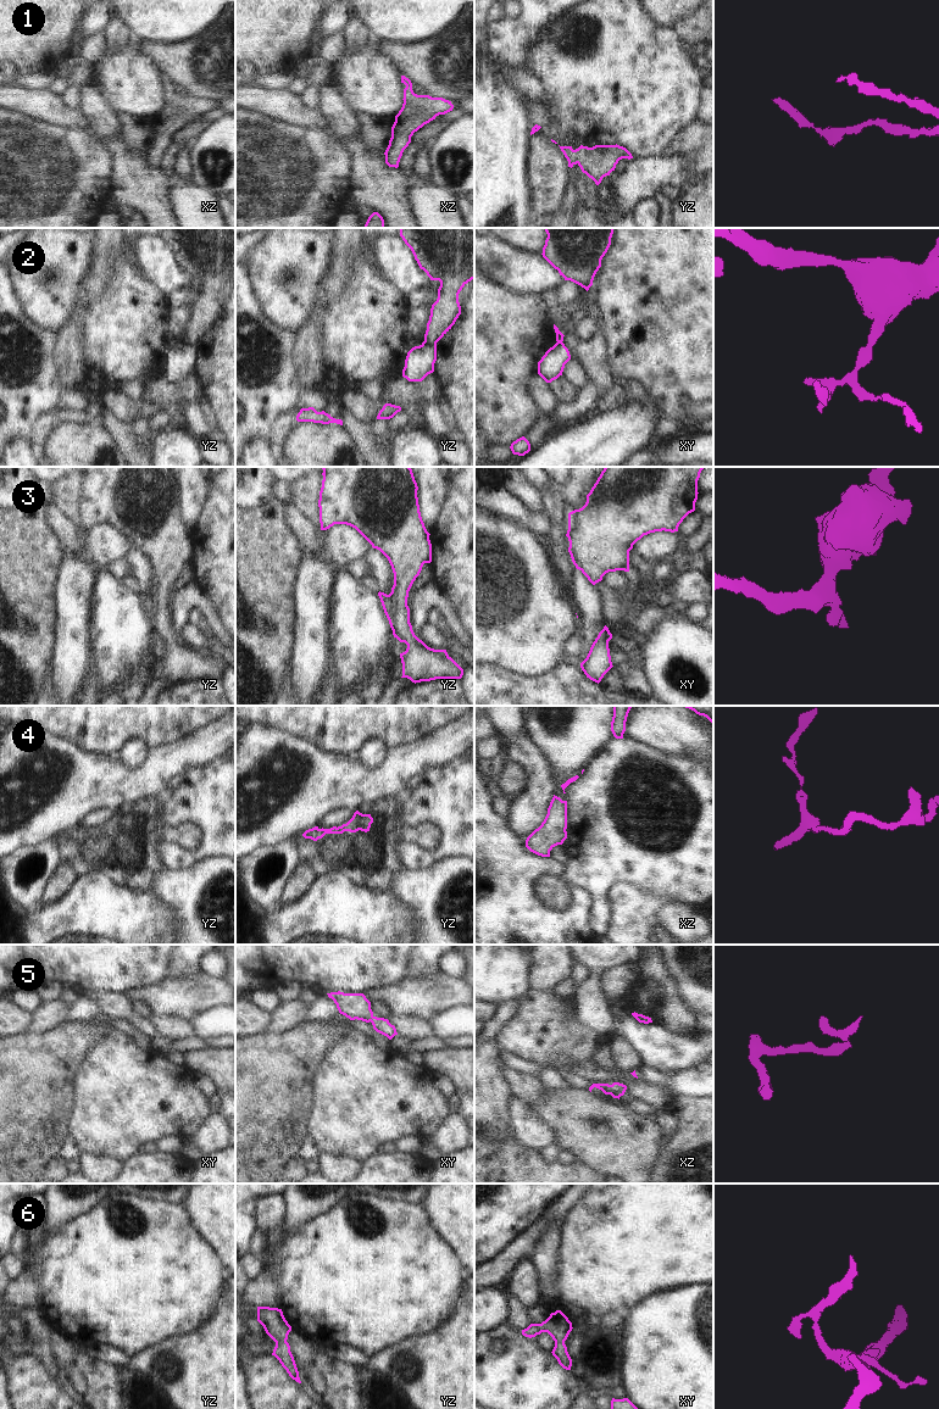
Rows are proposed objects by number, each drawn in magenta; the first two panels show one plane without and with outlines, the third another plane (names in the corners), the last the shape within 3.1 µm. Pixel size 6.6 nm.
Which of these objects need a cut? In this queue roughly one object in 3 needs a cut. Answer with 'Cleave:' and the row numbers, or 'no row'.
Cleave: 2.

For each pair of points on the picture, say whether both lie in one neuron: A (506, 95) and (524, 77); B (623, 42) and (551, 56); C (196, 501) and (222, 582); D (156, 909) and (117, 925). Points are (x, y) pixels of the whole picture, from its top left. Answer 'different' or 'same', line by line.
A: different
B: same
C: different
D: same

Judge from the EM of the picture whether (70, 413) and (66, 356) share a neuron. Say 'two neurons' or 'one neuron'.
two neurons

